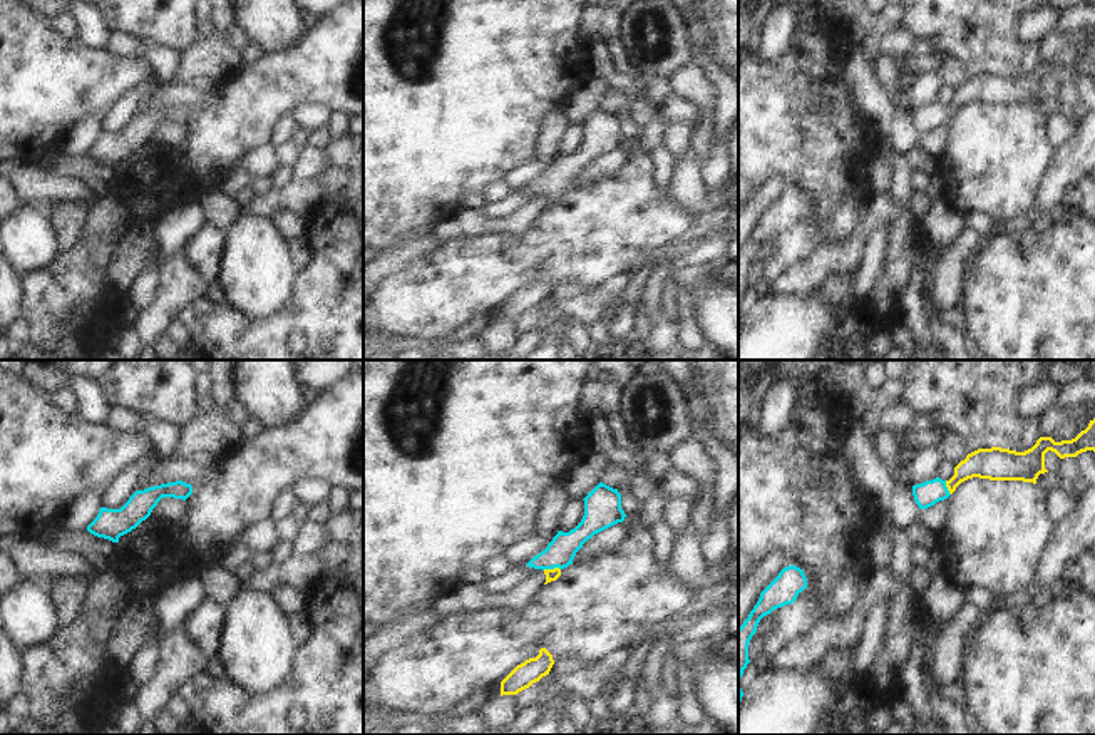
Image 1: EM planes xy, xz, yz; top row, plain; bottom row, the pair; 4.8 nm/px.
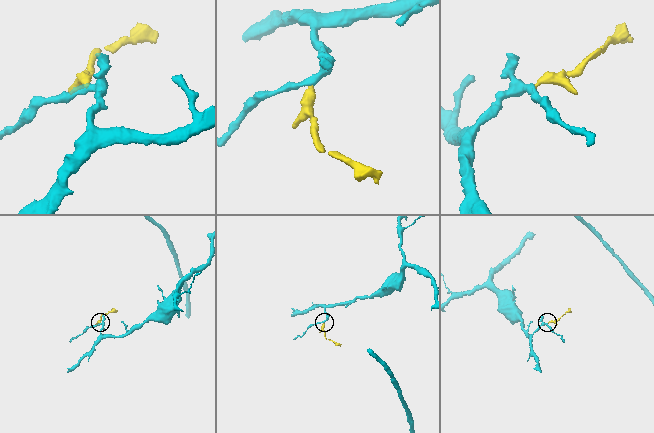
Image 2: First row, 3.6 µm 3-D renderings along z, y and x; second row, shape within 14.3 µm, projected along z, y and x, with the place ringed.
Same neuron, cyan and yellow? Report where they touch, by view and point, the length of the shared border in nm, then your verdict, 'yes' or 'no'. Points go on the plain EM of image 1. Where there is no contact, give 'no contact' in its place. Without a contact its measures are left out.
xz (551, 193) | 90 nm | yes

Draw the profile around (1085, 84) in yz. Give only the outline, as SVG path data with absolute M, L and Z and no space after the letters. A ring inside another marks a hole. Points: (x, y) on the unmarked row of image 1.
M1087 75L1078 79L1077 87L1082 94L1082 105L1085 105L1090 111L1095 111L1095 77Z

